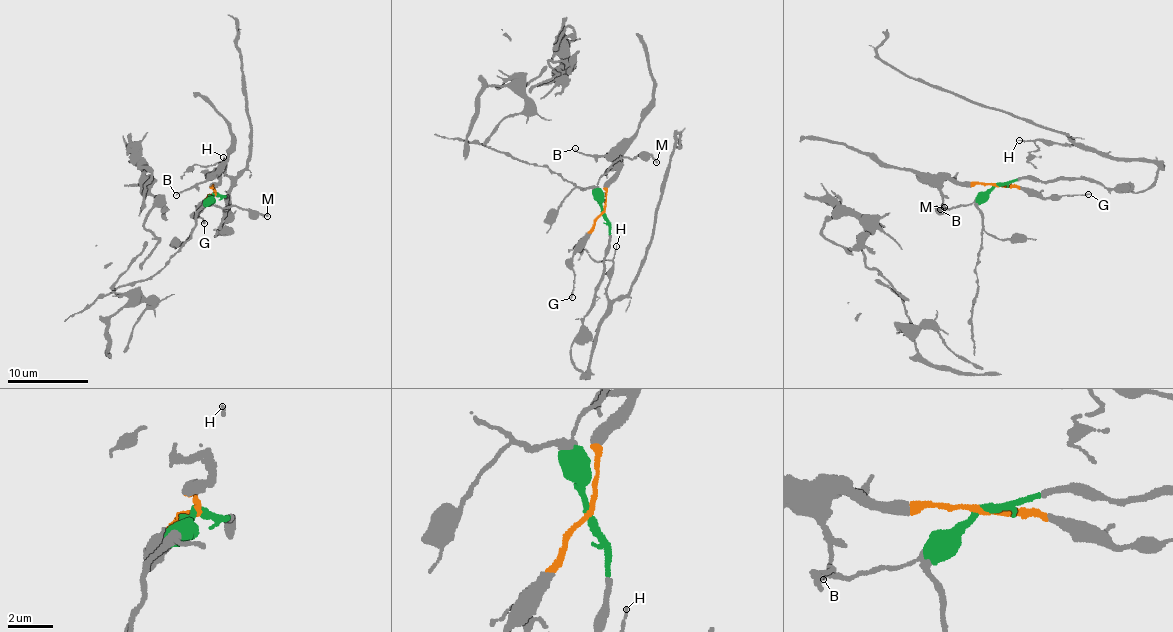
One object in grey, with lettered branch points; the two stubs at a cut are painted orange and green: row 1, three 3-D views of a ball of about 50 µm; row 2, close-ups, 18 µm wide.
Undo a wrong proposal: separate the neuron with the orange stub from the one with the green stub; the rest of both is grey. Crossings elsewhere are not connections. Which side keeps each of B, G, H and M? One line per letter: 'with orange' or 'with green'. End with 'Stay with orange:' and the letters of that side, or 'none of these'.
B: with orange
G: with orange
H: with green
M: with green
Stay with orange: B, G

